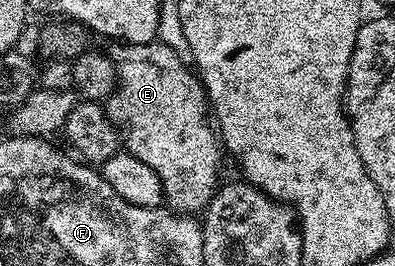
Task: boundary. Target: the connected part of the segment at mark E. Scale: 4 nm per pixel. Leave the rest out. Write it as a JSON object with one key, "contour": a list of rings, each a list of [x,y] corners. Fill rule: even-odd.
{"contour":[[[158,39],[145,45],[120,43],[115,48],[116,50],[111,50],[110,56],[116,65],[118,84],[106,98],[106,112],[112,124],[122,134],[123,148],[130,155],[142,159],[142,163],[146,163],[146,167],[150,167],[154,175],[158,175],[160,187],[164,191],[163,204],[172,212],[196,215],[207,210],[218,188],[216,179],[220,175],[222,151],[217,134],[210,124],[210,109],[206,104],[206,94],[199,76],[193,72],[185,58],[179,57]]]}

